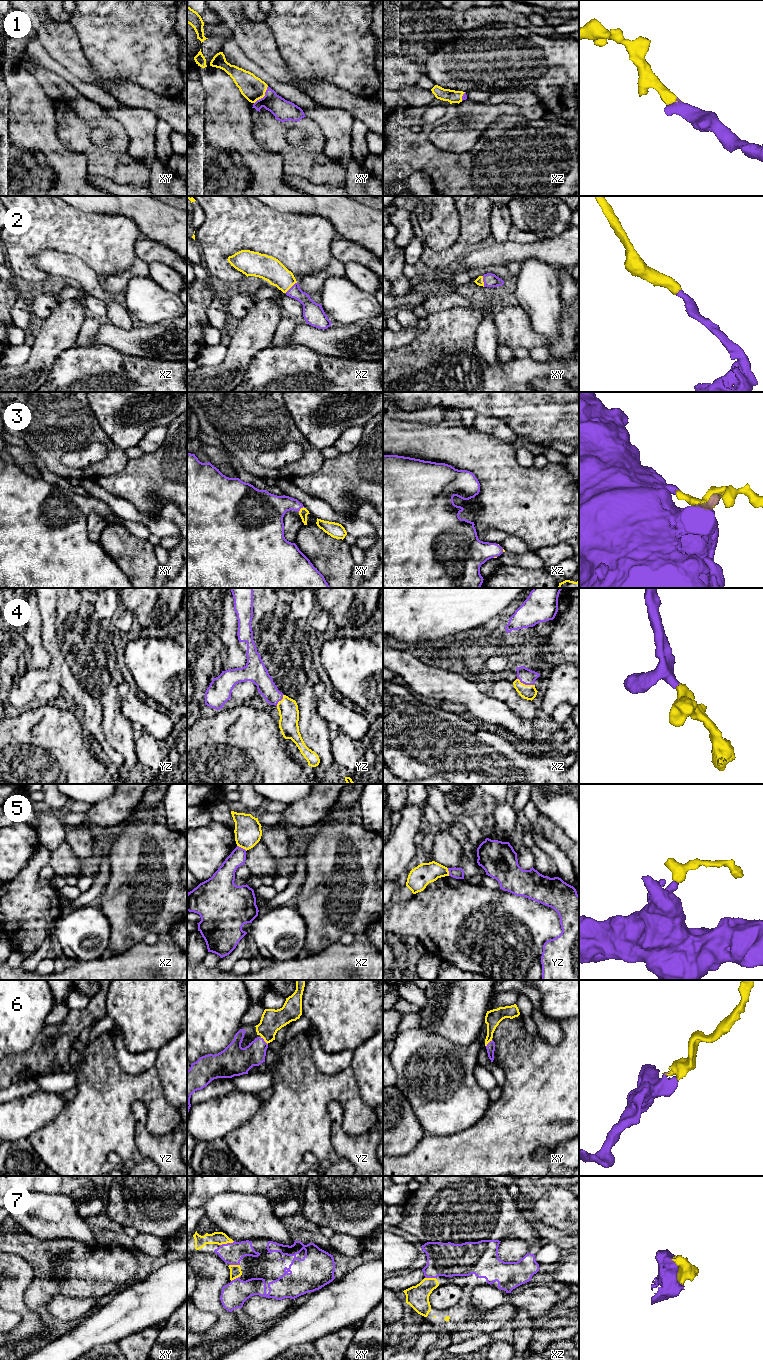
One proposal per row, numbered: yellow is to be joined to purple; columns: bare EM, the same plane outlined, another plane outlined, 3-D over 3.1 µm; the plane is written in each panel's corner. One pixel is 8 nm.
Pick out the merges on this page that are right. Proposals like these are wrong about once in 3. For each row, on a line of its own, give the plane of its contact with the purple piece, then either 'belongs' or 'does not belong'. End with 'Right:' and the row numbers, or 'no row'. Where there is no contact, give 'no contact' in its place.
1: contact in xy; belongs
2: contact in xz; belongs
3: contact in xy; belongs
4: contact in xz; belongs
5: contact in xz; does not belong
6: contact in yz; belongs
7: contact in xy; belongs
Right: 1, 2, 3, 4, 6, 7

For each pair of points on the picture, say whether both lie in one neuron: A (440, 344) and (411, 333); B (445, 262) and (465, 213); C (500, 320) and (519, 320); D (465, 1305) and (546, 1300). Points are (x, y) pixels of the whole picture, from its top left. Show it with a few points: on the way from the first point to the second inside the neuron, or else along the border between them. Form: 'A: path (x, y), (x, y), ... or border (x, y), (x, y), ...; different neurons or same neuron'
A: border (427, 321), (427, 327), (420, 334), (397, 348); different neurons
B: path (457, 250), (466, 240), (466, 225); same neuron
C: path (505, 320), (514, 322); same neuron
D: border (468, 1294), (471, 1302), (481, 1312), (496, 1307); different neurons

